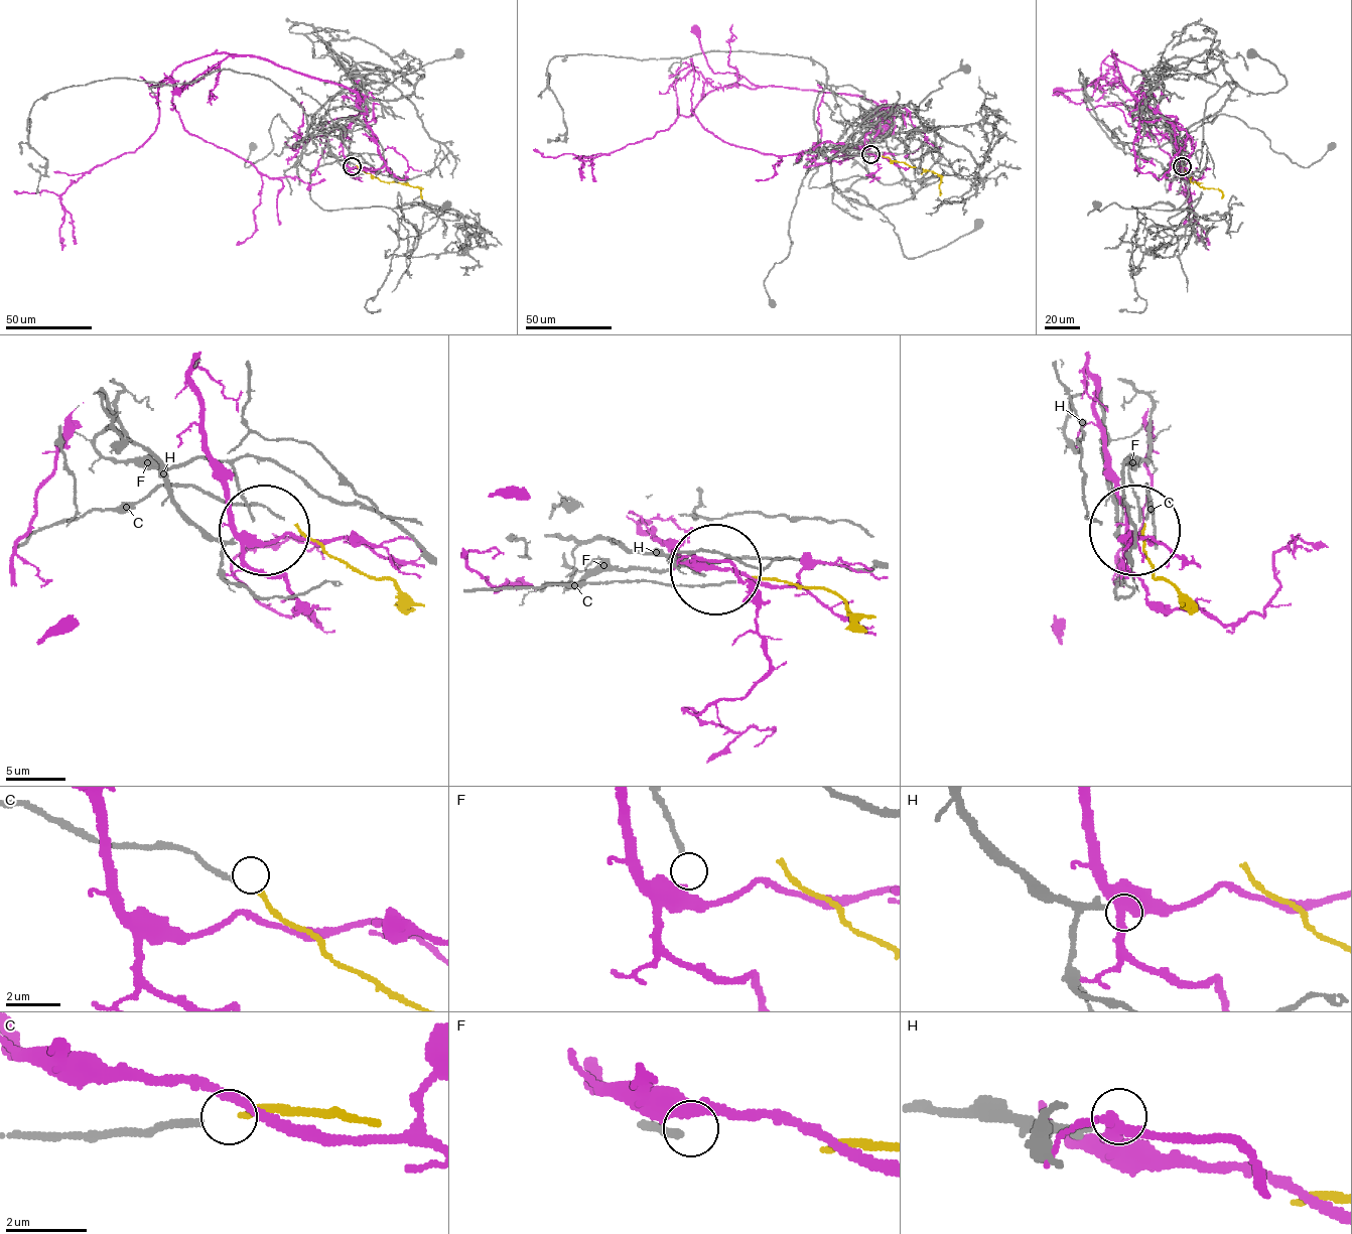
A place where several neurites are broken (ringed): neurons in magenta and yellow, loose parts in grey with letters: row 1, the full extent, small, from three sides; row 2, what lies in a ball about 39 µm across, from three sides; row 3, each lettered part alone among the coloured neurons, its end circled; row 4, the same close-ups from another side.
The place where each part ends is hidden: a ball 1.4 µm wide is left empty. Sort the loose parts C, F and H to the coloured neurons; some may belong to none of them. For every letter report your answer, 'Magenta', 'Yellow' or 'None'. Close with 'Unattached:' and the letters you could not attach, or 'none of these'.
C: Yellow
F: None
H: None
Unattached: F, H

